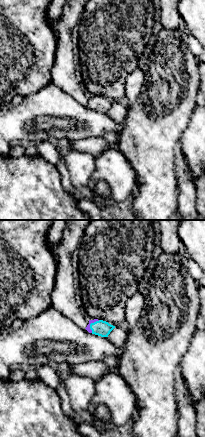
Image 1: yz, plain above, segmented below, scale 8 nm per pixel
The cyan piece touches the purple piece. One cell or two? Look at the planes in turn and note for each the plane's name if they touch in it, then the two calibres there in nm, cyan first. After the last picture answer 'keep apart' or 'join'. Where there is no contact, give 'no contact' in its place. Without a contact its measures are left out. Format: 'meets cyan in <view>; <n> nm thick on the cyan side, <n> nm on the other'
meets cyan in yz; 130 nm thick on the cyan side, 40 nm on the other

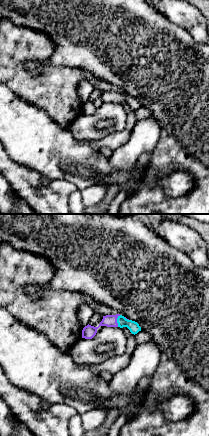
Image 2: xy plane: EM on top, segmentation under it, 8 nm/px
meets cyan in xy; 90 nm thick on the cyan side, 110 nm on the other

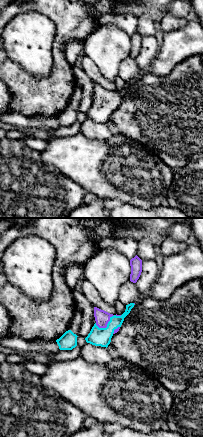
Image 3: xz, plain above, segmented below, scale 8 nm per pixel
meets cyan in xz; 140 nm thick on the cyan side, 120 nm on the other

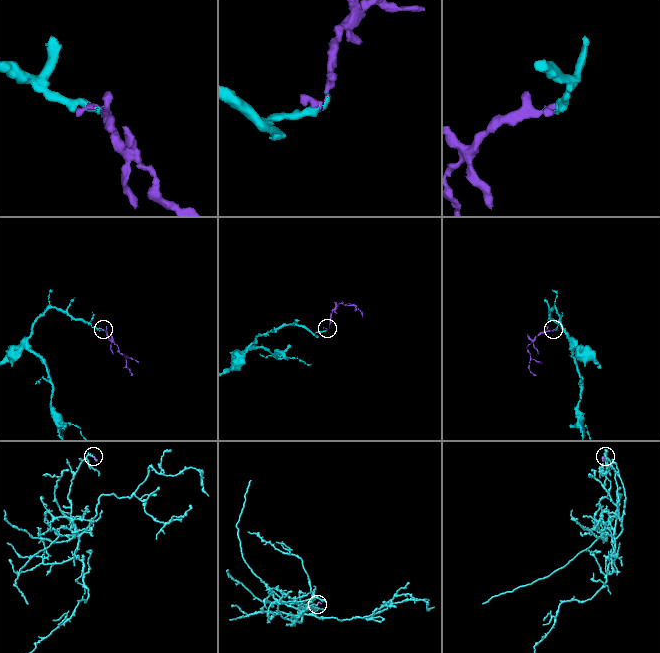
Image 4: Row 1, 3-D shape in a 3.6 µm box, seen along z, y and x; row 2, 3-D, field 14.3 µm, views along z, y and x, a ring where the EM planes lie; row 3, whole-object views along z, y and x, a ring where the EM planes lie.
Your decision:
join

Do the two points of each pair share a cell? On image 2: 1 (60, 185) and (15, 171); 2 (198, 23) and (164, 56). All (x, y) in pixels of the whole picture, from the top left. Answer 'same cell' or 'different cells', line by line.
1: different cells
2: different cells

